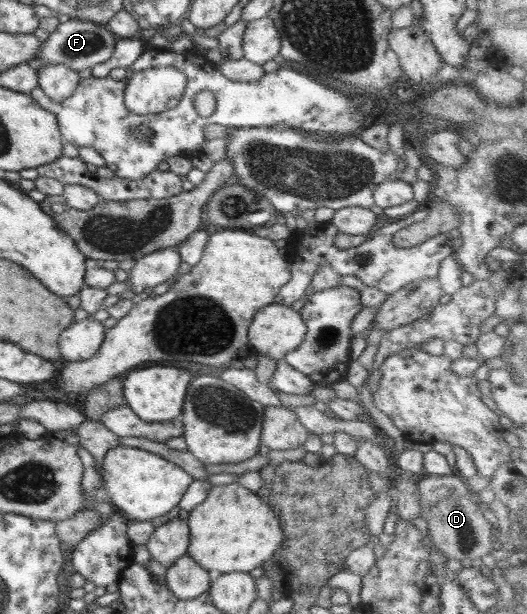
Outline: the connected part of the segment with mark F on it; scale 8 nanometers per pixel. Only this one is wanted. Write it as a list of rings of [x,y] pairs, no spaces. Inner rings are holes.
[[[70,19],[64,24],[61,22],[47,40],[42,42],[38,54],[30,62],[27,62],[27,65],[38,72],[41,67],[47,65],[64,64],[72,71],[79,73],[85,68],[93,68],[93,66],[109,60],[113,54],[116,39],[116,34],[113,34],[105,26]]]

